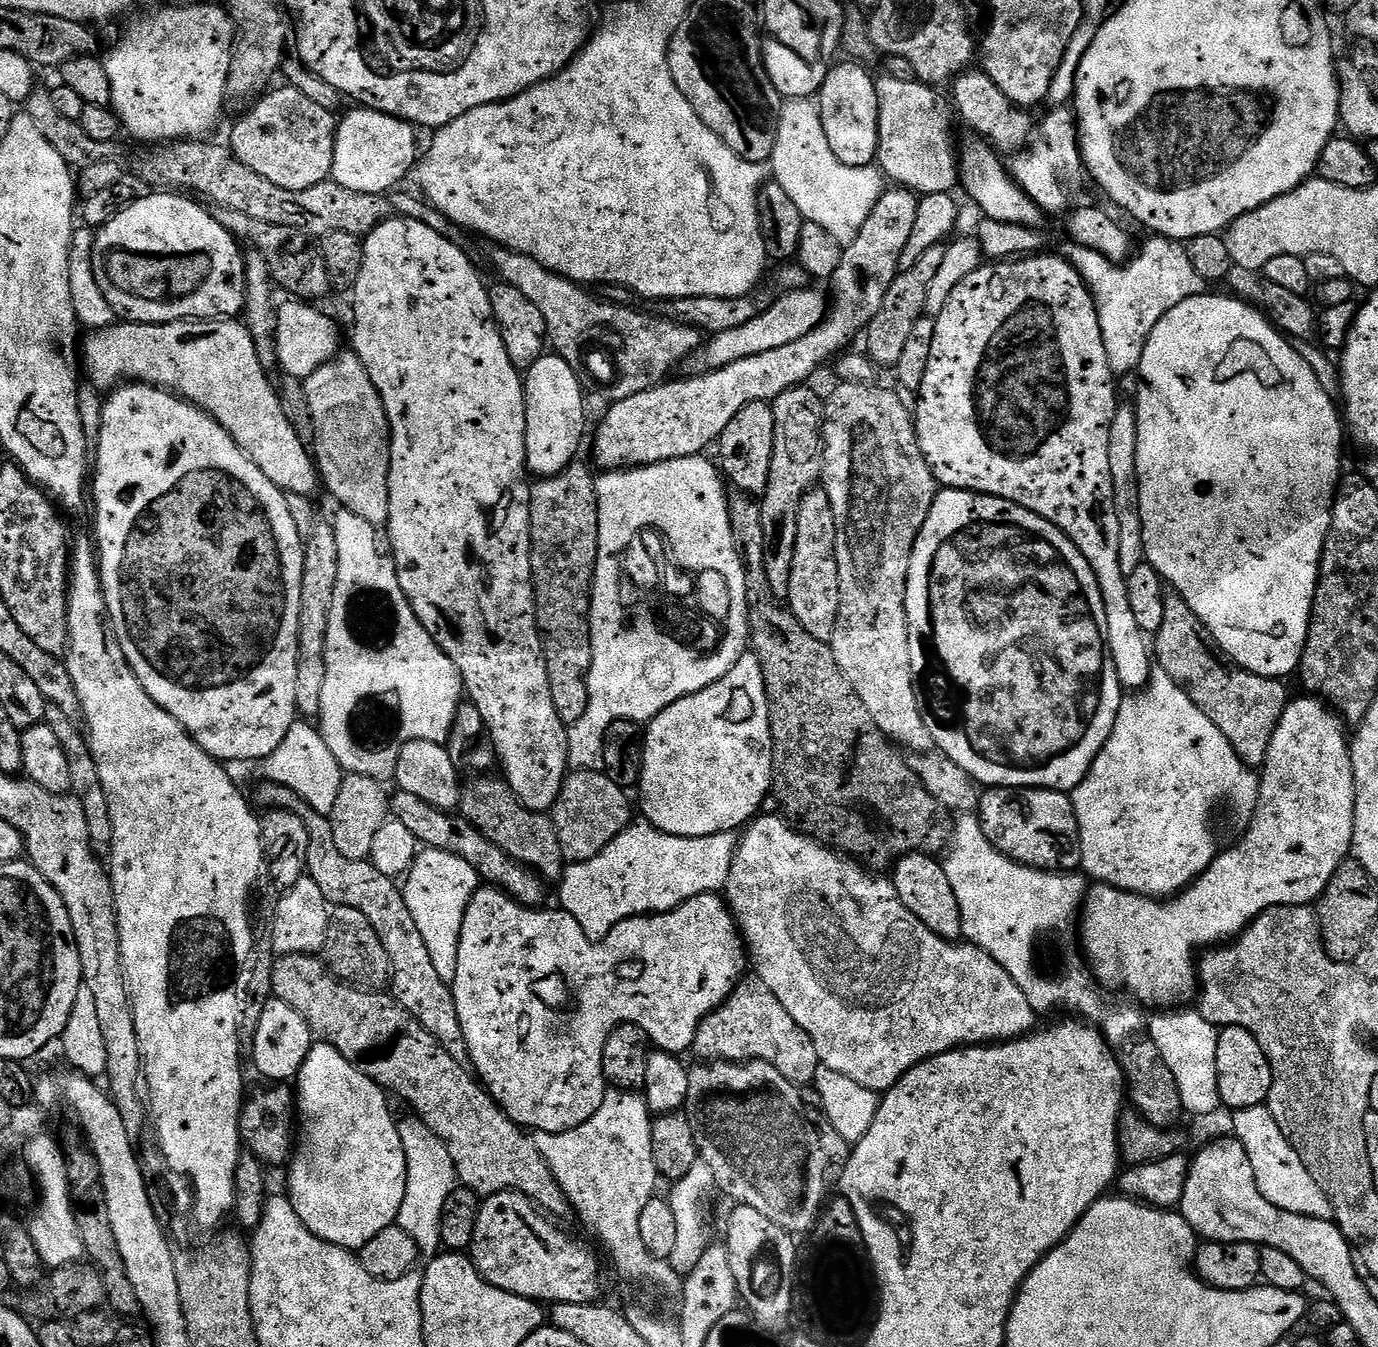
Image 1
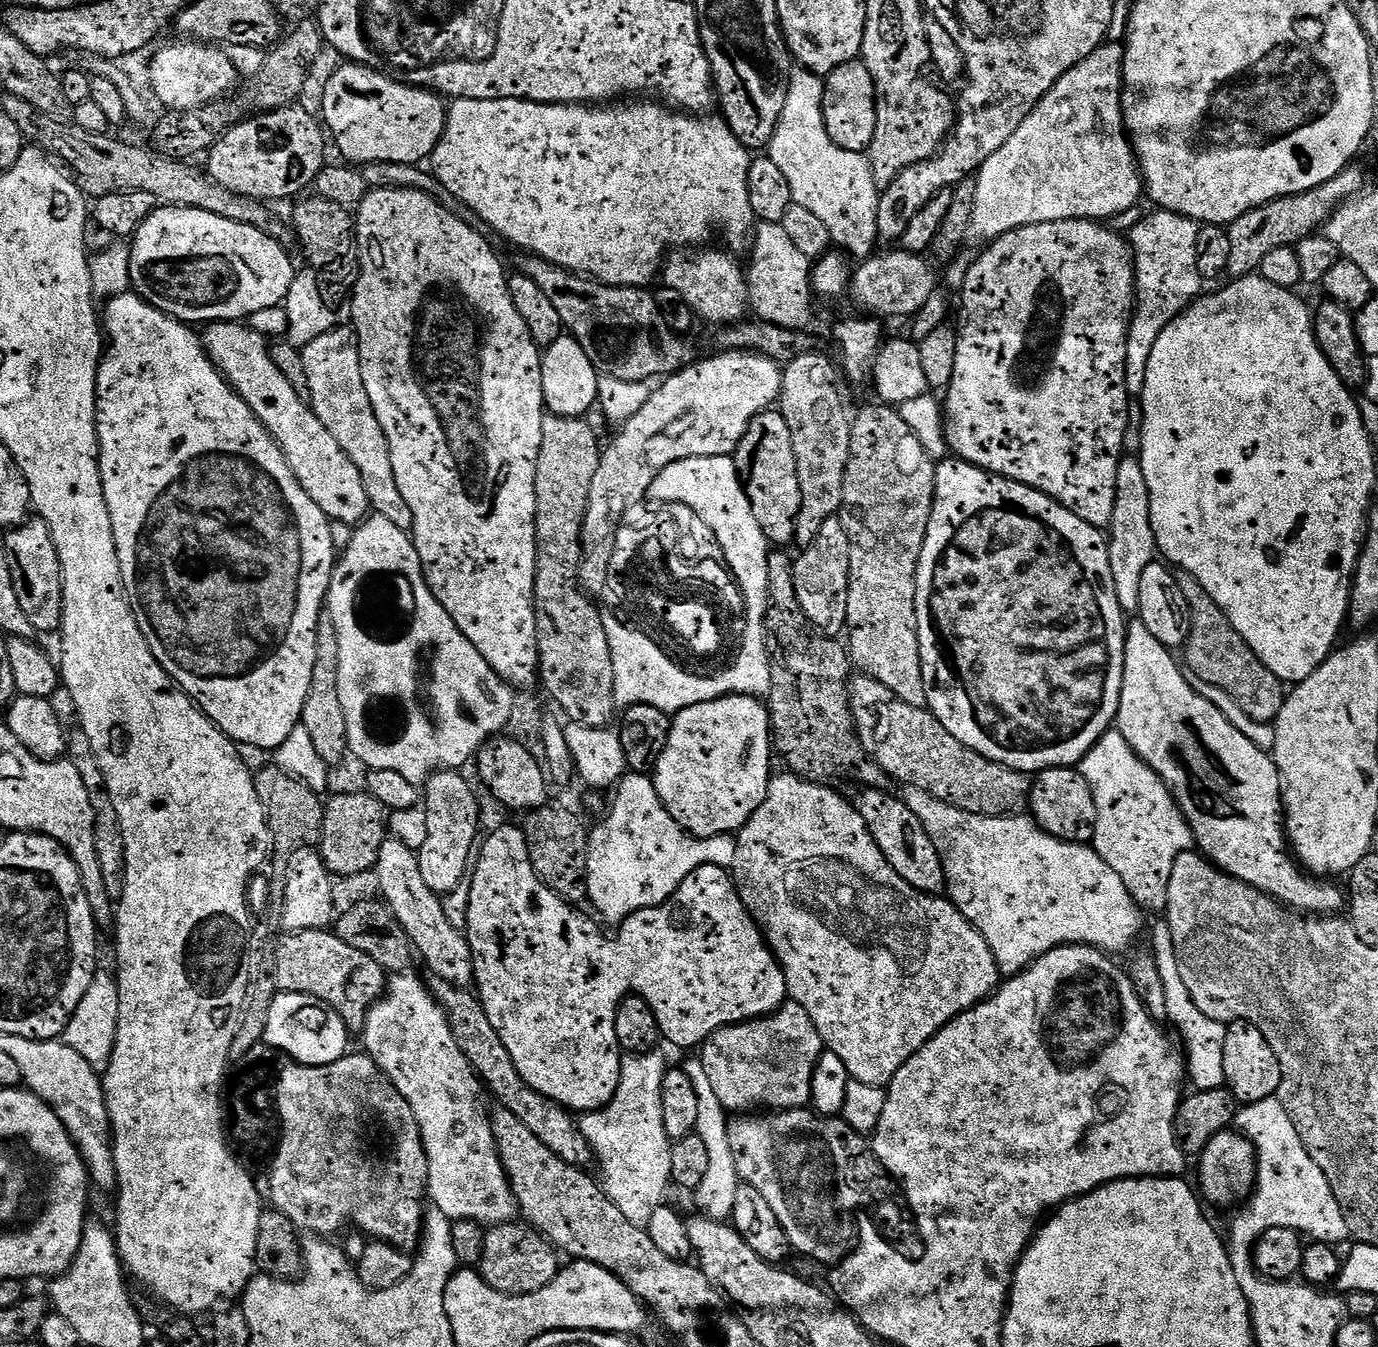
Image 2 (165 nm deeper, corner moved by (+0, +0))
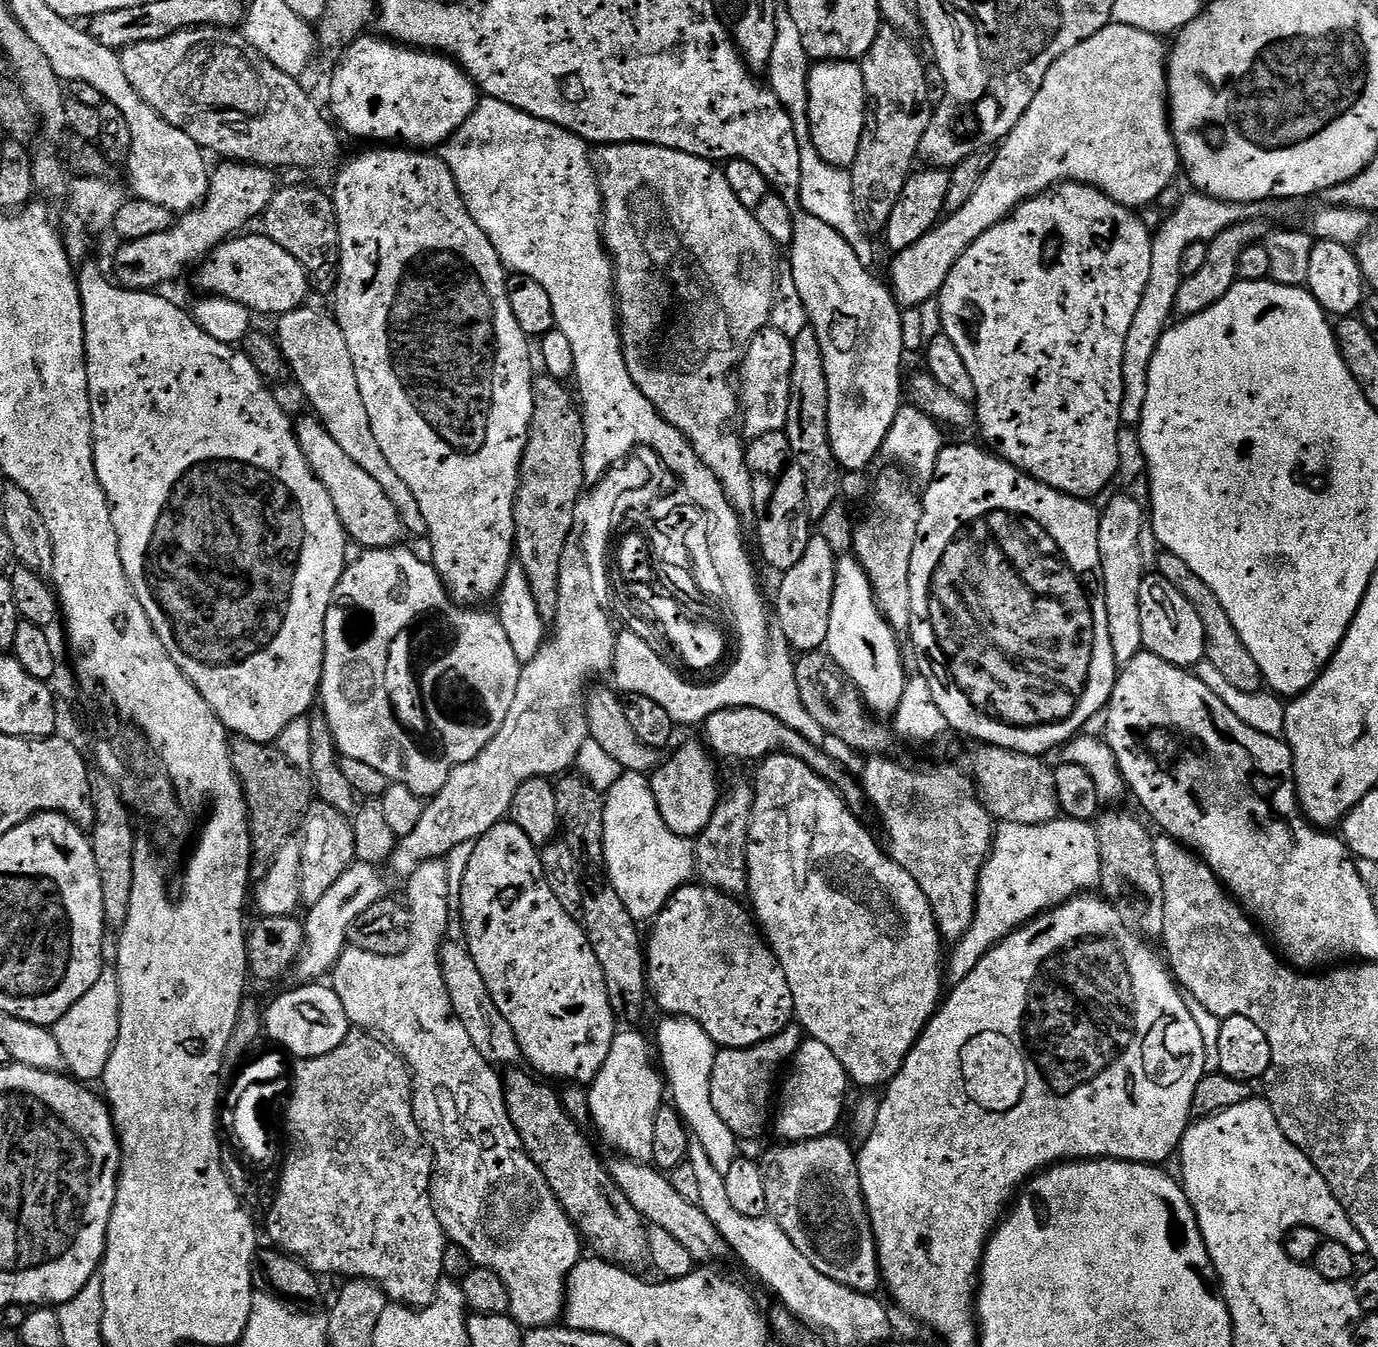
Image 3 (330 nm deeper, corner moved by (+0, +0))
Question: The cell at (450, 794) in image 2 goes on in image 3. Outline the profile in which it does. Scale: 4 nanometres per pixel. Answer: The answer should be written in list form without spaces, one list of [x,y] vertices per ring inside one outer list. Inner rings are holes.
[[[443,859],[428,860],[422,866],[418,866],[416,873],[411,876],[410,884],[416,891],[416,908],[414,907],[414,935],[412,937],[412,945],[405,952],[397,956],[379,956],[378,954],[370,954],[364,952],[361,948],[345,947],[340,954],[340,961],[336,963],[336,967],[330,973],[330,987],[338,994],[338,998],[342,1002],[342,1006],[346,1010],[349,1021],[357,1029],[375,1030],[391,1047],[395,1048],[401,1056],[404,1057],[404,1063],[408,1065],[415,1083],[424,1091],[424,1112],[422,1108],[422,1127],[426,1133],[427,1139],[430,1141],[430,1147],[434,1153],[434,1171],[432,1174],[432,1205],[436,1207],[438,1214],[438,1222],[444,1227],[445,1237],[451,1243],[462,1246],[462,1250],[466,1250],[466,1254],[470,1254],[473,1265],[490,1268],[495,1272],[499,1272],[504,1282],[504,1288],[508,1291],[508,1302],[510,1305],[510,1315],[517,1324],[525,1329],[547,1328],[555,1325],[556,1320],[565,1315],[566,1312],[566,1293],[568,1291],[568,1276],[574,1270],[574,1266],[579,1264],[582,1259],[580,1253],[580,1244],[582,1248],[582,1237],[576,1231],[576,1225],[566,1214],[564,1207],[558,1202],[558,1198],[554,1194],[554,1190],[550,1186],[550,1182],[542,1174],[542,1170],[538,1168],[530,1157],[526,1154],[526,1150],[522,1146],[522,1142],[518,1138],[518,1130],[514,1126],[514,1122],[508,1113],[508,1106],[504,1101],[504,1086],[502,1076],[493,1065],[489,1064],[486,1058],[482,1058],[482,1054],[478,1054],[478,1050],[474,1046],[474,1042],[470,1042],[470,1034],[466,1034],[466,1026],[462,1026],[462,1022],[456,1017],[456,1011],[450,1000],[446,982],[444,981],[444,970],[440,965],[440,950],[445,943],[444,935],[448,932],[448,919],[454,916],[454,876],[448,873],[448,868],[444,865]]]

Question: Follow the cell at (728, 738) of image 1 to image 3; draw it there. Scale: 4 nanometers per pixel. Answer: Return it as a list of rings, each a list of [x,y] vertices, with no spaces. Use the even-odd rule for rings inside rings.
[[[703,743],[700,744],[682,745],[669,760],[667,757],[650,776],[652,793],[658,802],[658,810],[666,826],[670,826],[674,834],[685,838],[699,837],[704,827],[712,820],[722,799],[720,780],[716,777],[715,762],[717,761],[713,753]]]

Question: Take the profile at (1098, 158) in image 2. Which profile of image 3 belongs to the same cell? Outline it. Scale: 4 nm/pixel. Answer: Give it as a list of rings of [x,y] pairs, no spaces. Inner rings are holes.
[[[1115,22],[1106,25],[1102,30],[1098,30],[1098,34],[1094,34],[1094,38],[1086,38],[1086,42],[1078,42],[1078,46],[1074,46],[1074,50],[1062,54],[1062,58],[1058,58],[1058,62],[1054,62],[1054,66],[1050,66],[1050,70],[1042,82],[1042,90],[1038,90],[1038,94],[1034,94],[1034,102],[1030,102],[1030,110],[1026,110],[1026,114],[1022,114],[1018,126],[1014,126],[1014,130],[1010,130],[1008,137],[995,149],[996,157],[990,166],[990,171],[987,172],[986,178],[982,178],[982,182],[978,182],[978,190],[974,190],[970,202],[966,202],[966,206],[962,206],[962,210],[945,215],[935,228],[928,231],[918,242],[914,242],[914,246],[895,253],[891,257],[892,280],[890,279],[890,287],[893,296],[896,298],[896,303],[905,309],[915,308],[925,304],[927,300],[939,297],[940,288],[946,282],[954,262],[958,262],[958,258],[962,258],[962,254],[966,254],[966,250],[974,242],[978,242],[978,238],[982,238],[982,234],[986,234],[986,230],[990,230],[996,224],[1009,219],[1013,210],[1030,199],[1031,196],[1038,196],[1041,192],[1056,187],[1057,184],[1065,182],[1088,184],[1092,188],[1102,190],[1113,200],[1133,210],[1143,210],[1155,205],[1159,201],[1162,190],[1173,187],[1175,180],[1172,179],[1175,178],[1176,171],[1179,173],[1182,168],[1180,155],[1176,149],[1176,140],[1172,137],[1172,125],[1170,123],[1170,105],[1168,103],[1169,55],[1169,45],[1161,37],[1150,34],[1146,30],[1138,30],[1134,26],[1126,26]]]

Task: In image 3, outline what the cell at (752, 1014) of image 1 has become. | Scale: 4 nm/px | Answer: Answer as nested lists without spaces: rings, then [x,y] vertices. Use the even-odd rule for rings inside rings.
[[[793,1022],[774,1034],[774,1038],[766,1038],[749,1048],[725,1048],[717,1051],[710,1096],[714,1102],[714,1110],[718,1110],[726,1126],[730,1126],[730,1130],[741,1141],[756,1140],[763,1134],[767,1124],[769,1127],[770,1113],[773,1111],[772,1095],[777,1095],[778,1081],[782,1076],[780,1071],[793,1063],[805,1039],[804,1029],[799,1023]]]

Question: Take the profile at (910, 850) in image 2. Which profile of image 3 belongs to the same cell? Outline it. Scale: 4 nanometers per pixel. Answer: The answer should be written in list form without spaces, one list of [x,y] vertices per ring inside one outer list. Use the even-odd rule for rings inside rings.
[[[754,708],[722,709],[711,712],[703,721],[703,724],[705,736],[703,739],[706,741],[707,747],[717,757],[725,756],[728,760],[756,760],[755,762],[762,762],[767,756],[779,751],[787,752],[789,756],[806,762],[806,766],[810,766],[810,770],[814,770],[822,779],[833,785],[853,812],[860,814],[863,813],[863,808],[866,808],[863,783],[853,773],[847,771],[841,761],[839,764],[830,753],[826,752],[827,750],[814,745],[813,742],[808,742],[802,734],[798,734],[785,726],[773,714]]]

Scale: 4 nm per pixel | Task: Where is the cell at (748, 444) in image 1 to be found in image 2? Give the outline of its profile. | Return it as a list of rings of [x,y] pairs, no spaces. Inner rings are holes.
[[[778,410],[758,414],[736,447],[734,459],[736,473],[740,476],[754,517],[762,526],[762,533],[769,545],[791,545],[796,538],[796,519],[802,506],[802,490],[798,486],[794,442],[790,442],[790,426],[786,426],[786,418],[782,418]]]

